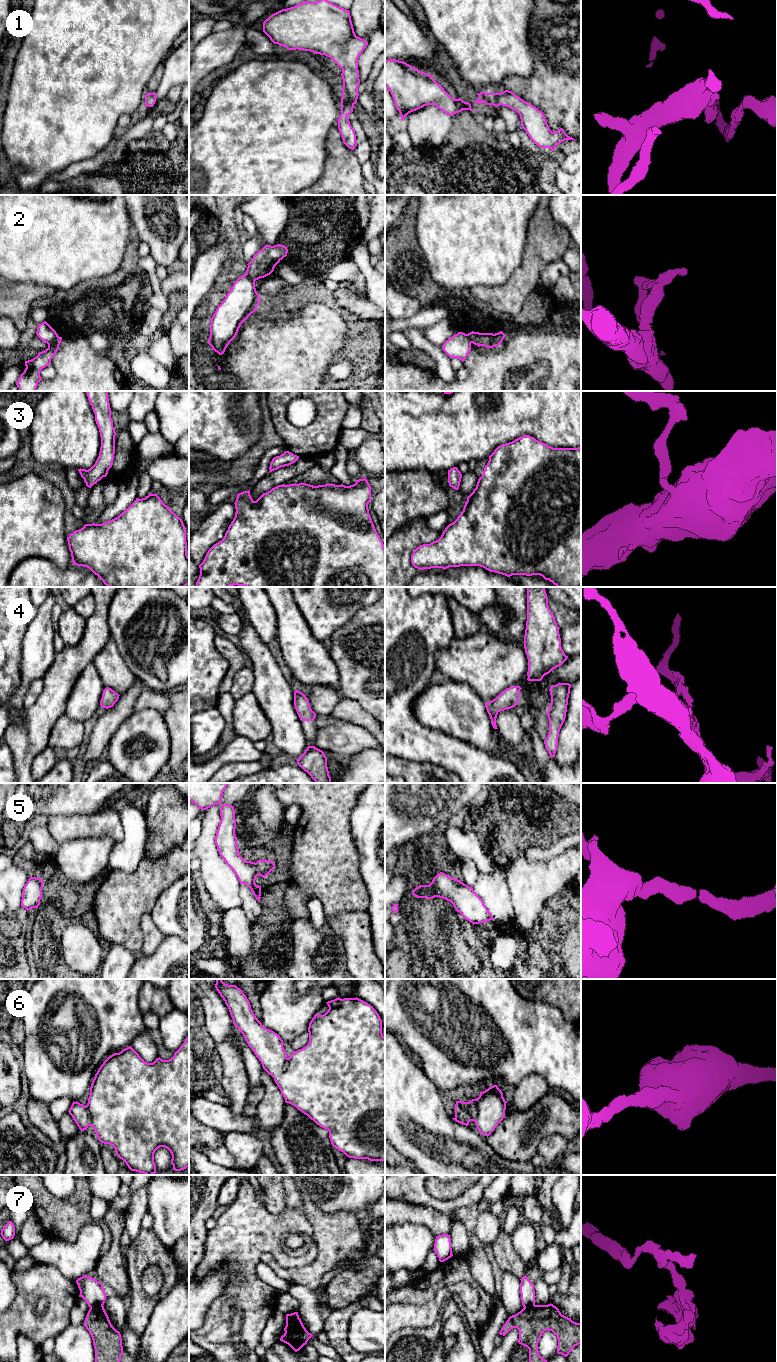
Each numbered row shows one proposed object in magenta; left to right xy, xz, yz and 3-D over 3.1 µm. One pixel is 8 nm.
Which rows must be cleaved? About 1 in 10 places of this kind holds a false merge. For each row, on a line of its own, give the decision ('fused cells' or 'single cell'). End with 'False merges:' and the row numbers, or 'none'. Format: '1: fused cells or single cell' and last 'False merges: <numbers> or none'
1: single cell
2: fused cells
3: single cell
4: single cell
5: single cell
6: single cell
7: fused cells
False merges: 2, 7

